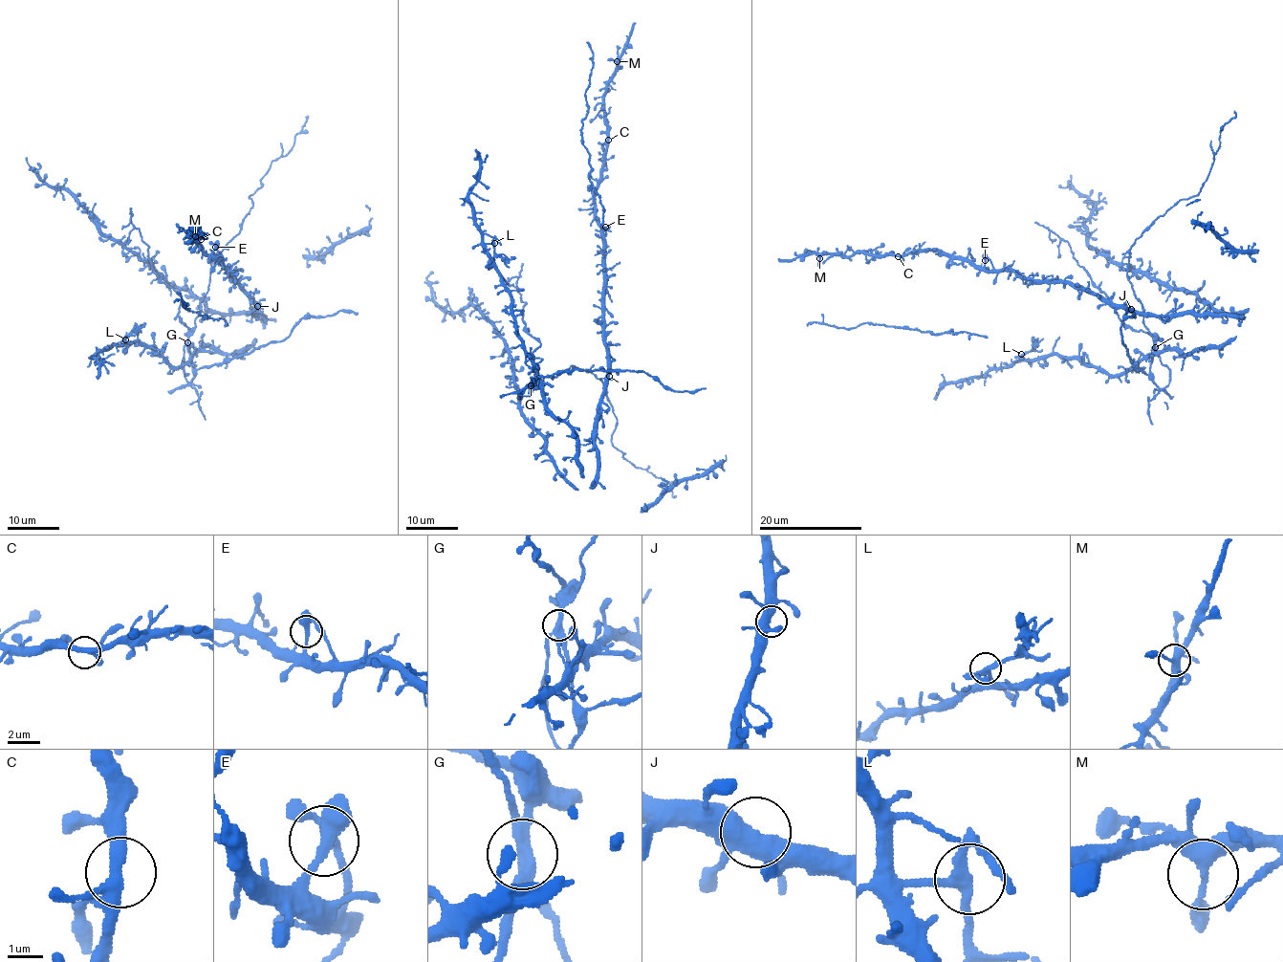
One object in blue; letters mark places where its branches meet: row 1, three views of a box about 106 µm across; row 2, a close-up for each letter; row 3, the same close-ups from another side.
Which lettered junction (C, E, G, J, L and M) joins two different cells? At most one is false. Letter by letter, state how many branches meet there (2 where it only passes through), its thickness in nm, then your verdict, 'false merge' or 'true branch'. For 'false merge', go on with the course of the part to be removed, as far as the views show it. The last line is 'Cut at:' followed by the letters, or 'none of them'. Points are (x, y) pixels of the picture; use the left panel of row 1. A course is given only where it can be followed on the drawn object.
C: branches 3; calibre 320 nm; true branch
E: branches 2; calibre 320 nm; true branch
G: branches 3; calibre 320 nm; false merge; course (187, 342), (194, 367), (211, 367), (248, 355), (270, 343), (282, 341), (302, 318), (349, 311), (357, 315)
J: branches 3; calibre 420 nm; true branch
L: branches 3; calibre 280 nm; true branch
M: branches 3; calibre 320 nm; true branch
Cut at: G

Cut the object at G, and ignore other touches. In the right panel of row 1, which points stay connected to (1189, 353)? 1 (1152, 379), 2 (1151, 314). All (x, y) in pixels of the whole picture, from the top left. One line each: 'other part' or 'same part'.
1: other part
2: same part

